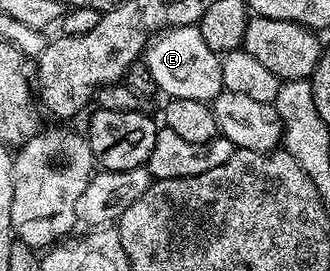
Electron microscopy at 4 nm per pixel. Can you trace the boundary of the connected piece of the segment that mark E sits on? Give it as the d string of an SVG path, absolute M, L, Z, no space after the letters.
M198 25L162 29L146 45L143 59L152 76L153 85L166 97L175 100L212 103L224 91L220 55L213 52L202 38Z

